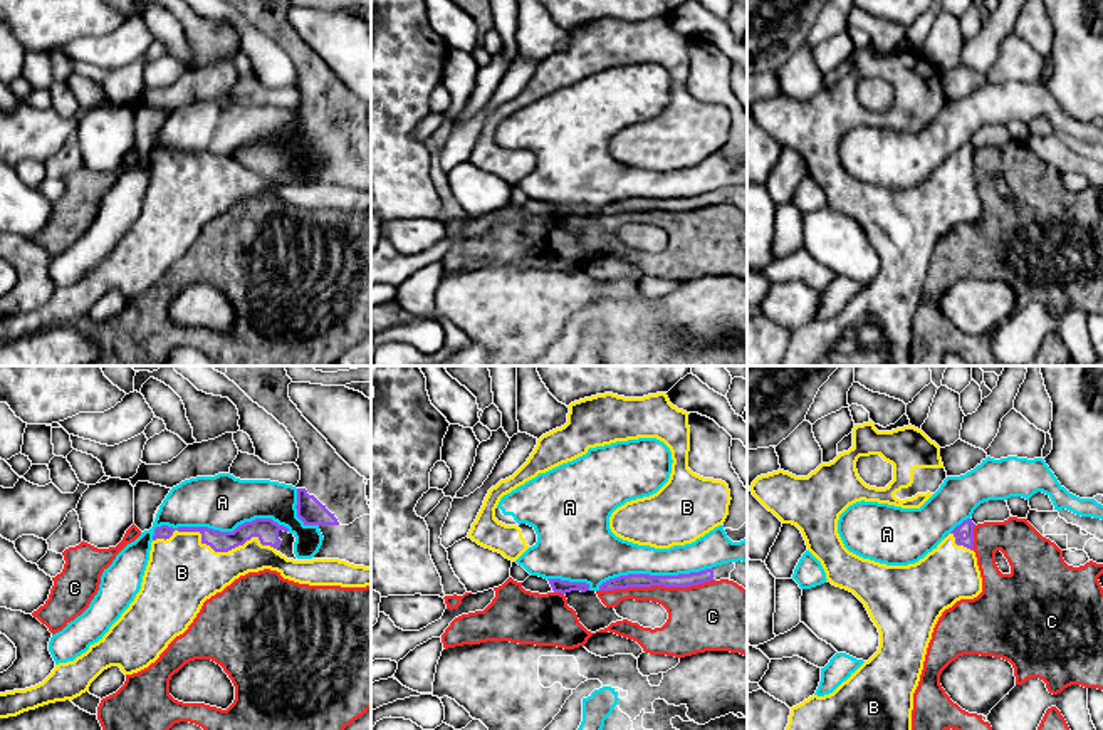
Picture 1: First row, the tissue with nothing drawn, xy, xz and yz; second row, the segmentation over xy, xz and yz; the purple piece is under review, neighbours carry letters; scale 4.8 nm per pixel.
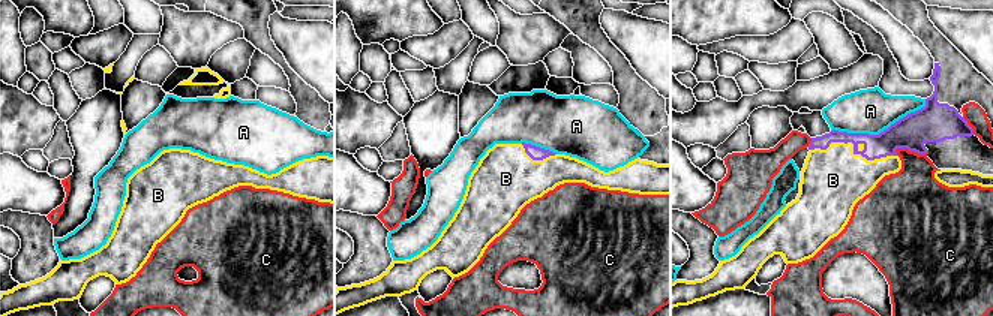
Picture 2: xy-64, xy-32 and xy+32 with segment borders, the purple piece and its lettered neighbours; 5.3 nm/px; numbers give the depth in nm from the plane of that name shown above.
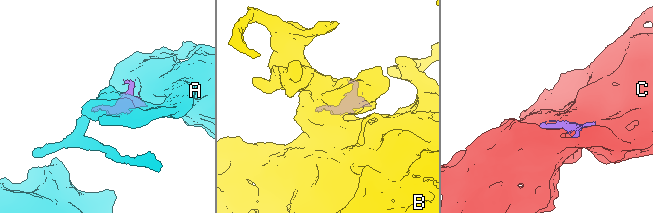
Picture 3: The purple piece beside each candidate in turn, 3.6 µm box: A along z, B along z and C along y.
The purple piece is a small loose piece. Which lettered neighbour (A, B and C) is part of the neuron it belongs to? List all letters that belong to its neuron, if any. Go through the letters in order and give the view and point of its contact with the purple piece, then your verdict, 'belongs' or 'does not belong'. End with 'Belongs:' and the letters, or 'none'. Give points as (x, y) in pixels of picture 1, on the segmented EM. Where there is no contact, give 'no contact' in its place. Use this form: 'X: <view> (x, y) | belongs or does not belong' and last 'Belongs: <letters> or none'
A: xy (217, 531) | does not belong
B: xy (212, 547) | belongs
C: xz (657, 584) | does not belong
Belongs: B

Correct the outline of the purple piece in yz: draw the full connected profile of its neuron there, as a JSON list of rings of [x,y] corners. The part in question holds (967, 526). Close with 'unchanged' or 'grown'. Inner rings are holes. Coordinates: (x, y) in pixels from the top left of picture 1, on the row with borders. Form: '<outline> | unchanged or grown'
[[[868,421],[855,425],[853,446],[848,451],[838,453],[829,463],[821,463],[808,477],[777,470],[752,482],[752,495],[782,524],[792,524],[801,530],[828,582],[853,592],[880,633],[878,651],[833,693],[813,695],[792,707],[786,730],[912,730],[913,693],[938,618],[957,601],[974,599],[982,592],[974,552],[975,524],[972,519],[964,520],[915,564],[886,566],[849,552],[838,534],[838,520],[849,505],[861,500],[920,508],[945,478],[940,446],[922,430],[908,425],[878,431],[873,421]],[[870,455],[880,455],[893,465],[893,480],[885,488],[870,487],[858,475],[858,458]]] | grown

